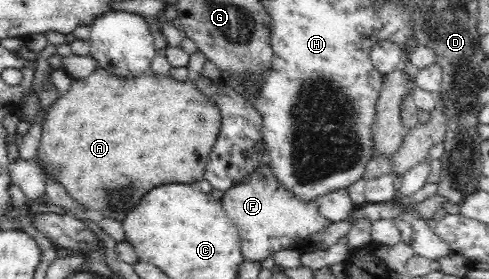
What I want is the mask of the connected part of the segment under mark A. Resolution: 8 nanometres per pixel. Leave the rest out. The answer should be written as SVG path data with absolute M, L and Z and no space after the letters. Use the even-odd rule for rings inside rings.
M97 67L89 76L81 78L81 80L73 80L68 92L60 96L49 107L42 123L42 136L38 146L39 153L35 160L50 176L60 182L66 188L69 196L81 203L85 210L98 210L103 212L105 218L113 218L122 222L129 215L129 212L133 212L133 208L141 202L145 192L153 190L155 186L175 184L175 182L177 184L197 185L197 182L204 178L206 164L221 128L221 119L221 113L217 105L212 101L211 97L203 94L196 87L196 83L193 80L179 81L169 73L155 74L152 71L145 72L141 76L135 76L135 78L123 78L122 76L113 76L104 68Z

